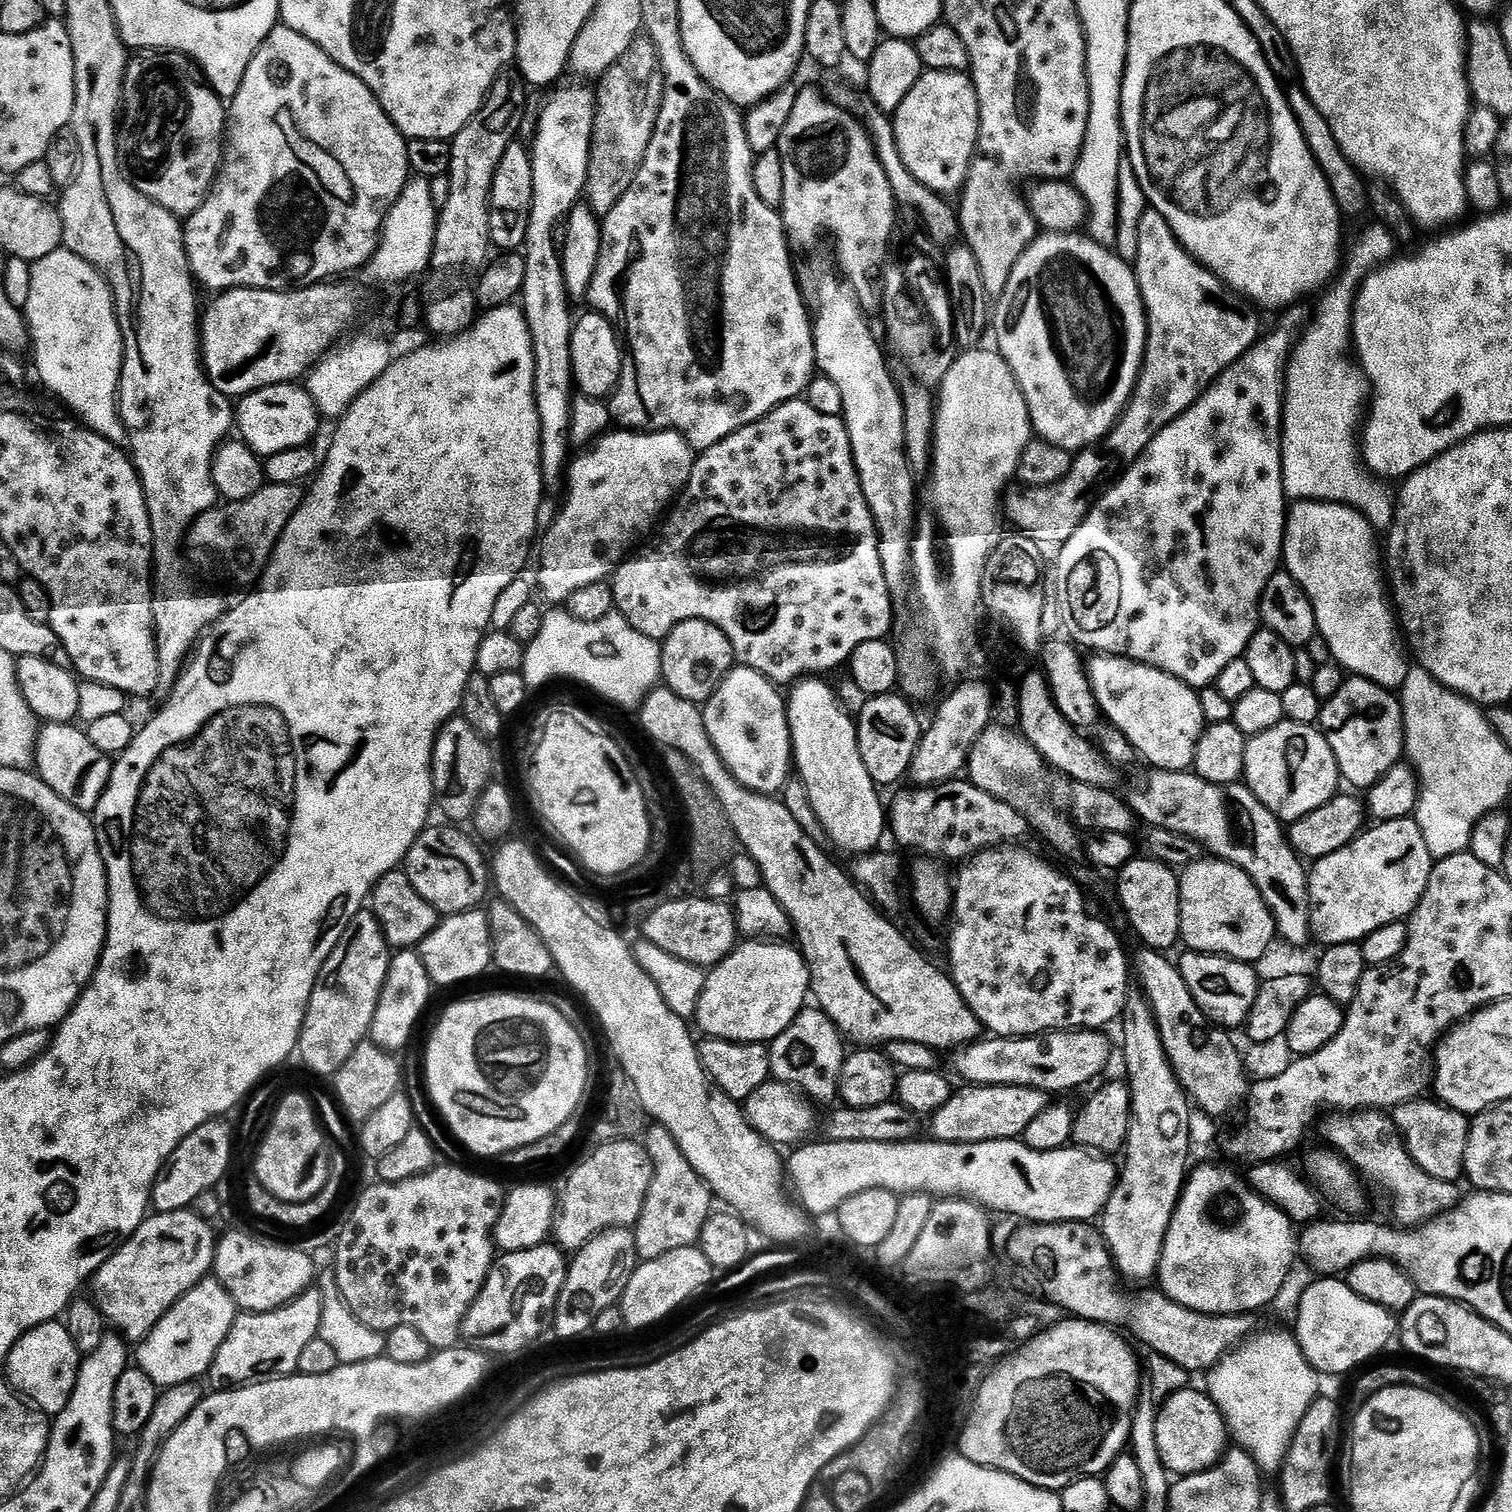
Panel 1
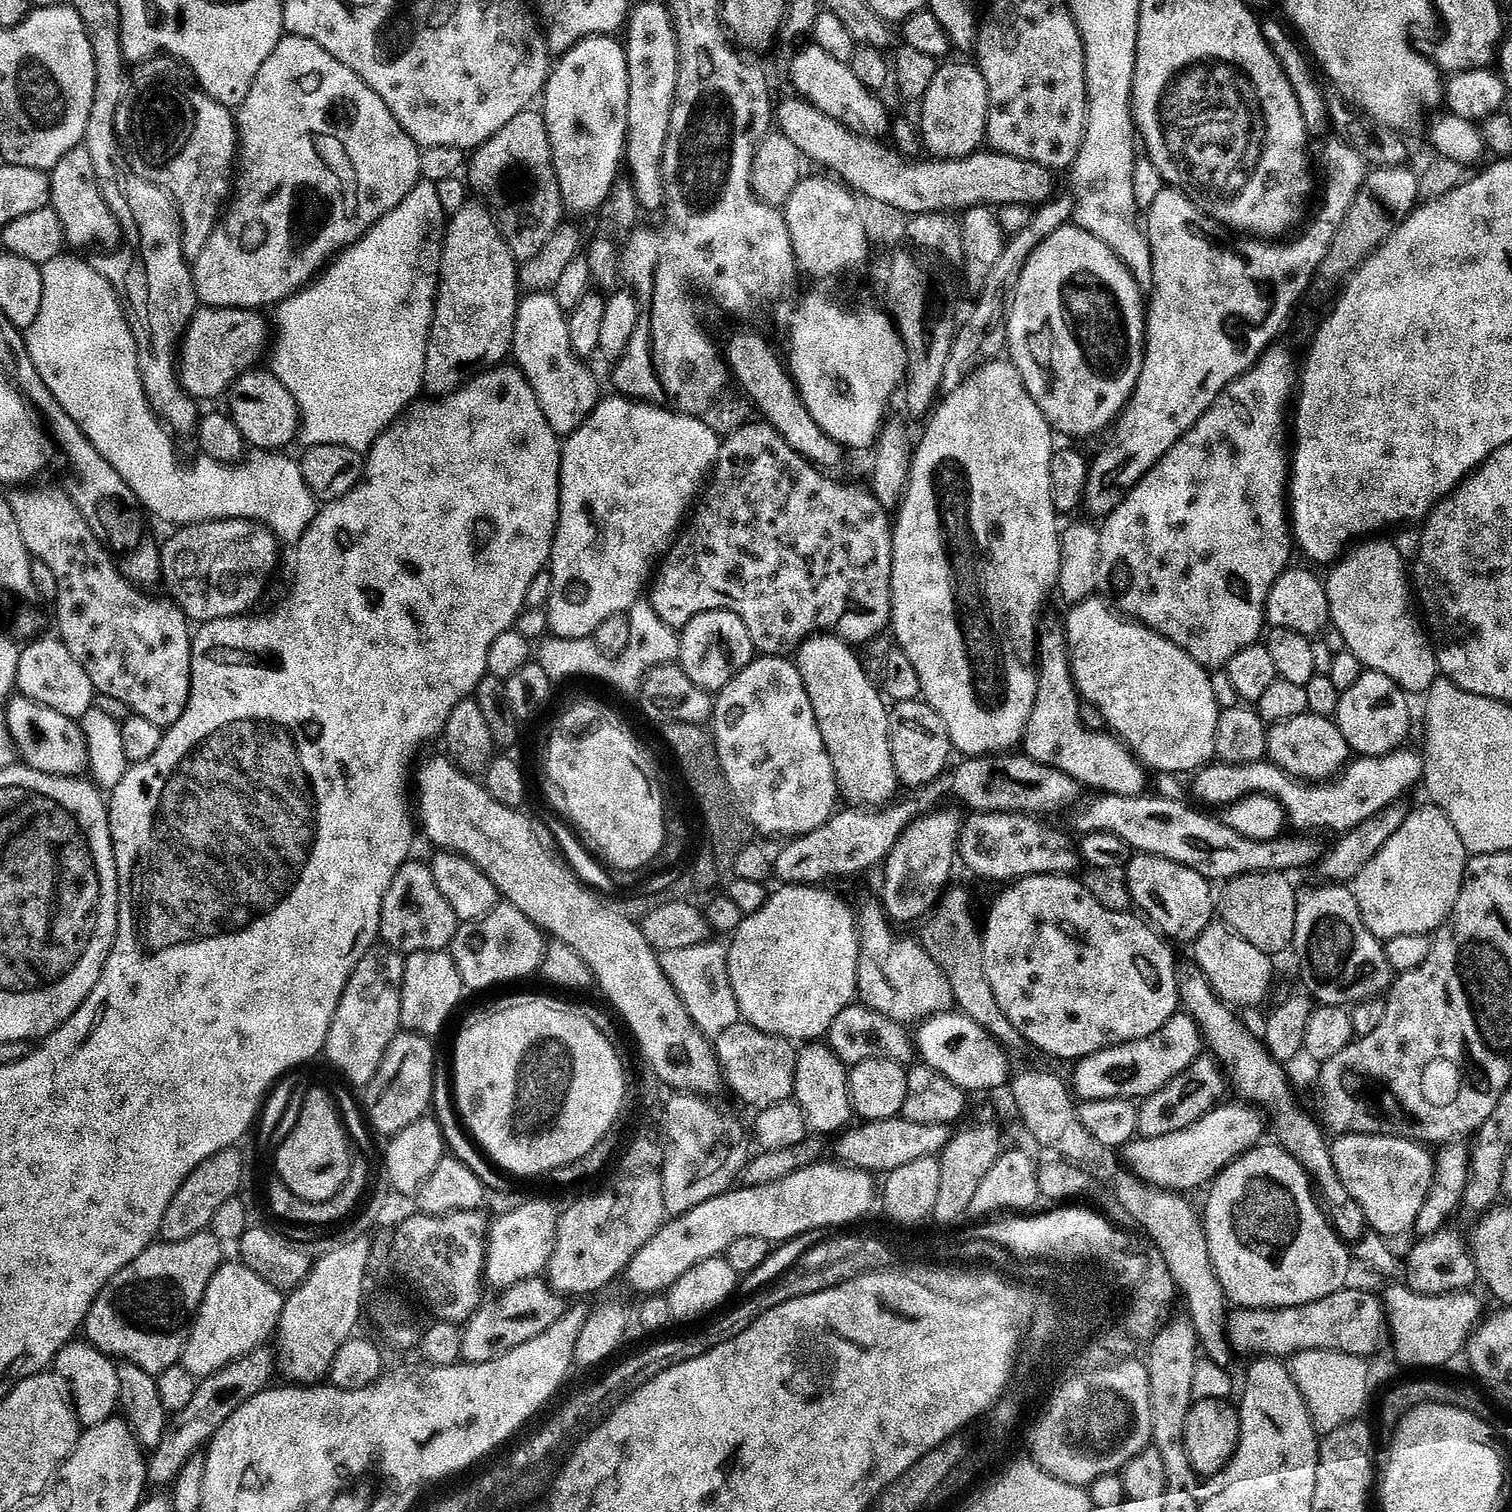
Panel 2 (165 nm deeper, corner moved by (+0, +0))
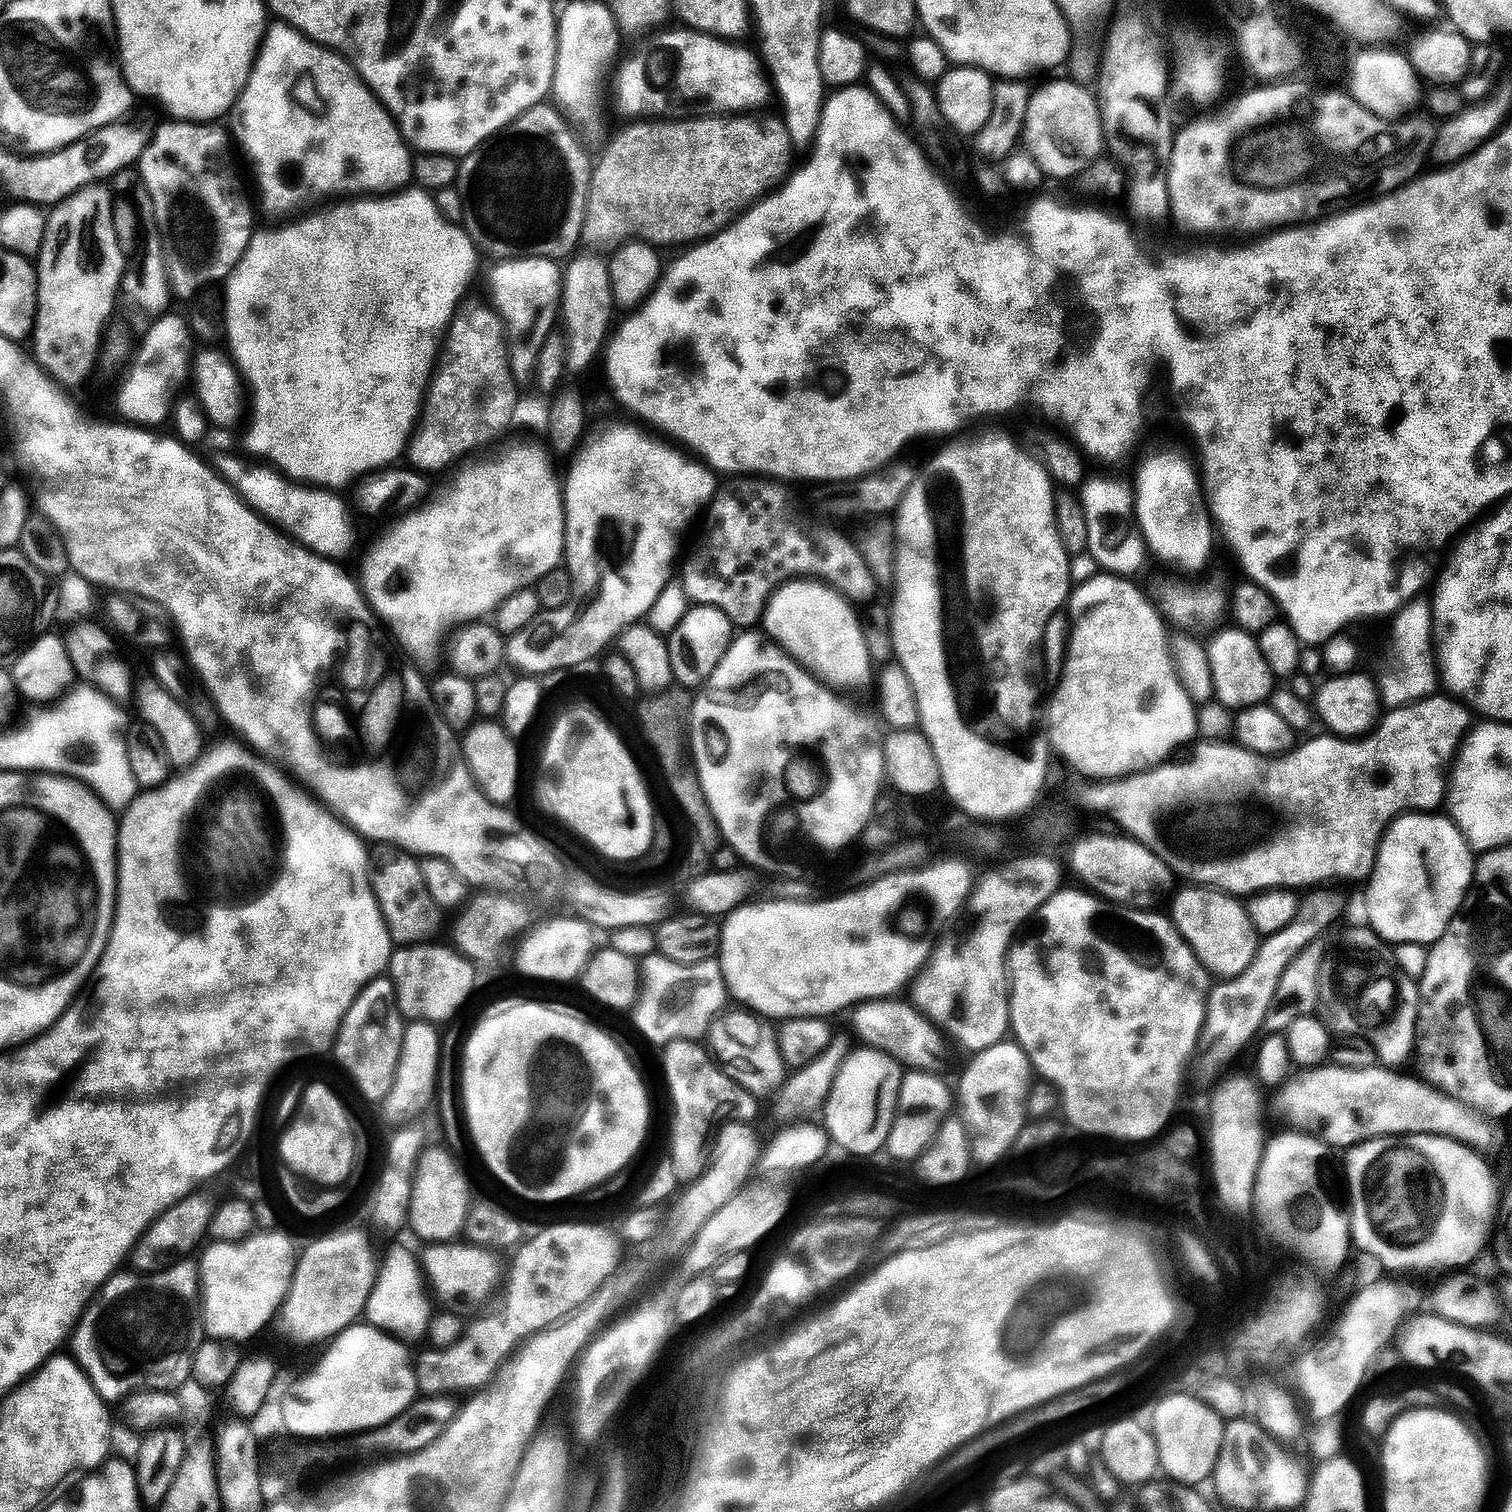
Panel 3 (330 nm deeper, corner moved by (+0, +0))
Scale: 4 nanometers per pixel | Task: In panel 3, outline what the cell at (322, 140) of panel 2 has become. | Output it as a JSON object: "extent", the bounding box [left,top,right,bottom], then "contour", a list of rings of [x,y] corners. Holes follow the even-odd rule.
{"extent":[234,22,413,216],"contour":[[[276,22],[264,34],[252,76],[234,109],[234,140],[252,163],[260,200],[272,216],[292,212],[304,200],[304,192],[332,198],[357,194],[383,196],[399,192],[413,183],[413,149],[400,132],[388,109],[368,89],[368,83],[338,52],[303,36],[297,28]]]}

